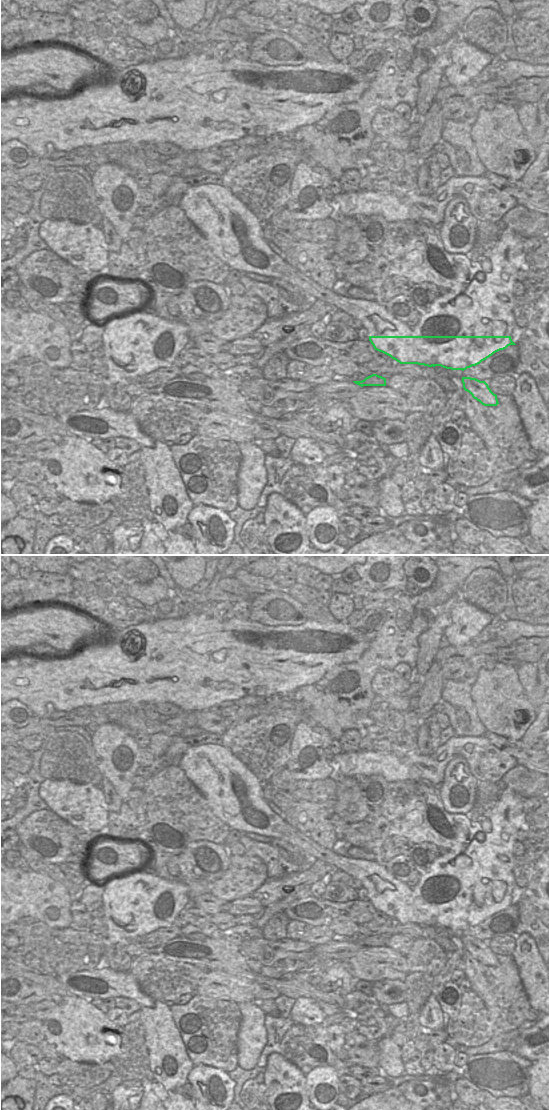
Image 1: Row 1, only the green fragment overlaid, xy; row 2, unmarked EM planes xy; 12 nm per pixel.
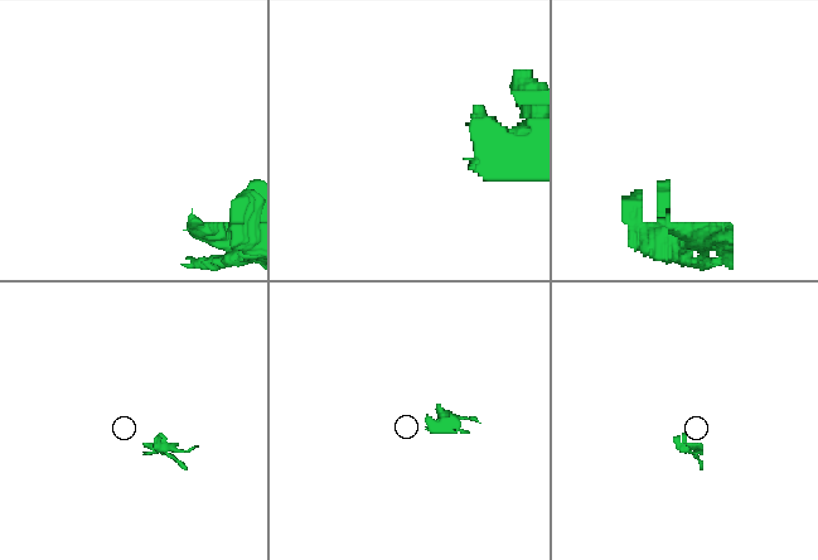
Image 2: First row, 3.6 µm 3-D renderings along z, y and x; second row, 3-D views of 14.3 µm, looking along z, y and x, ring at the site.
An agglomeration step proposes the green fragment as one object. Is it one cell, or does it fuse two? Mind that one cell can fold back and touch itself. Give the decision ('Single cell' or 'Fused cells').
Fused cells

